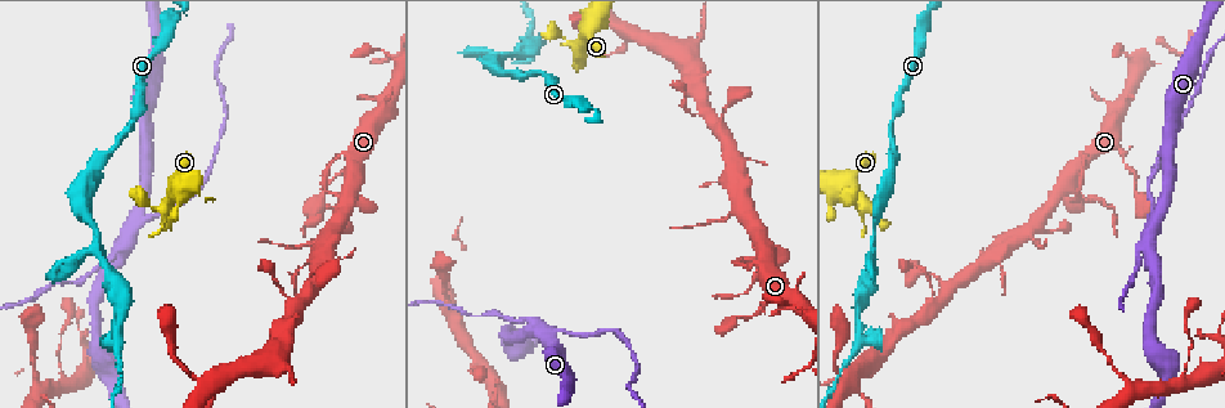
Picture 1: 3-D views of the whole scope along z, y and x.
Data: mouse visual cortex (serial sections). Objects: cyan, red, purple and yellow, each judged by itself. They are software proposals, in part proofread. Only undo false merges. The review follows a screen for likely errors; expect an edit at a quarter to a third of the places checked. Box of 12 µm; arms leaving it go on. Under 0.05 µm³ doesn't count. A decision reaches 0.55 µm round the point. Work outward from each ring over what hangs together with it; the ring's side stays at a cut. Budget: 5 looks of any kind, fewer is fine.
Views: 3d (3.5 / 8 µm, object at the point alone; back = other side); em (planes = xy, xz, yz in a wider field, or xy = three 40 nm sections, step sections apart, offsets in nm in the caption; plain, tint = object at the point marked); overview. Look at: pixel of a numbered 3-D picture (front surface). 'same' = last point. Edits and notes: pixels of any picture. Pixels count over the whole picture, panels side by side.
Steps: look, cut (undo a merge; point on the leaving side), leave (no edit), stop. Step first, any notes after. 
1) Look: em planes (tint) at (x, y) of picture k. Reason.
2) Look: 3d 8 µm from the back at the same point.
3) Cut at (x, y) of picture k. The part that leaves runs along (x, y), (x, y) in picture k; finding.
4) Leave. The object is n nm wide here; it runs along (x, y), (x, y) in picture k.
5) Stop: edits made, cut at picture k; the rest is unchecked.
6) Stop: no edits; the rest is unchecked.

Look: 3d 3.5 µm at (162, 204) of picture 1. Calibre changes.

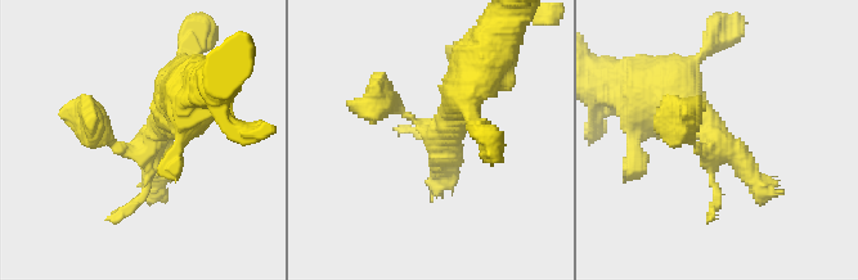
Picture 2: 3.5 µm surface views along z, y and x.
Look: em xy step 3 (tint) at (149, 144) of picture 2.

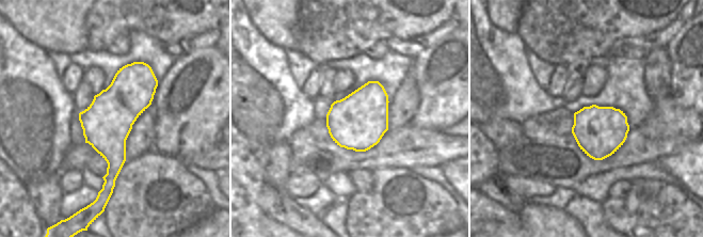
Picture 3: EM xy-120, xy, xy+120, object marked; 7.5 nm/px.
Leave. It runs along (180, 72), (144, 148), (125, 148), (81, 112) in picture 2; continuous, no second cell.

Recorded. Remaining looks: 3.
Look: 3d 3.5 µm at (97, 246) of picture 1. Arms part here.

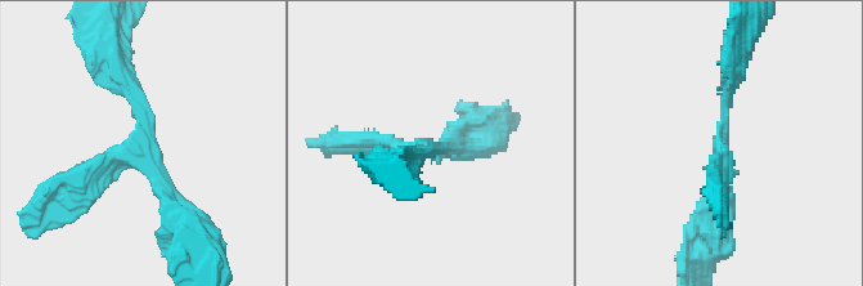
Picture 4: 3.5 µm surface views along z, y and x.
Look: em xy step 2 (tint) at (430, 146) of picture 4. 3 arms meet here; the arms are 150, 200, 250 nm wide; need the tissue.

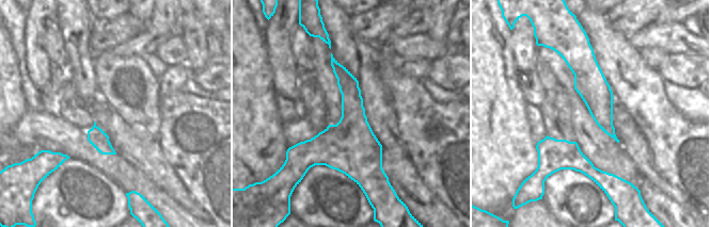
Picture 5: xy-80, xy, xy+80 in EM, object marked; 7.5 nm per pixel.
Leave. It runs along (581, 43), (582, 63), (612, 133) in picture 5; one cell here.

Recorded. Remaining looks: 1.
Stop: no edits; the rest is unchecked.

